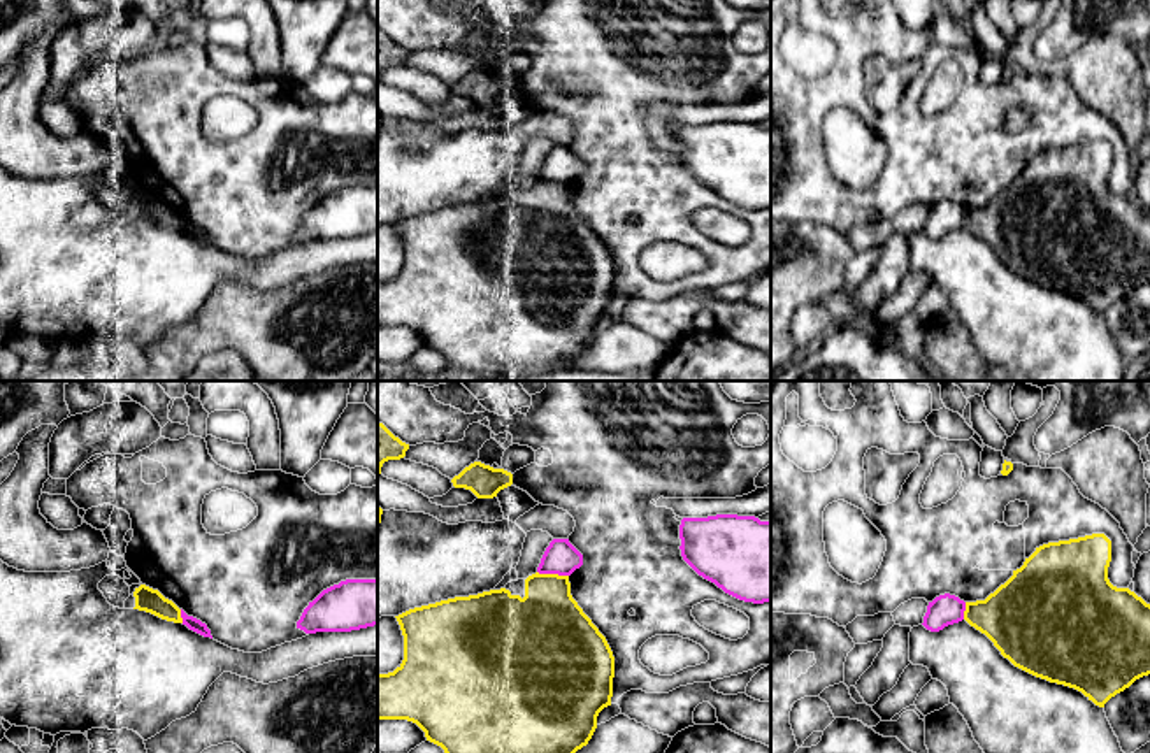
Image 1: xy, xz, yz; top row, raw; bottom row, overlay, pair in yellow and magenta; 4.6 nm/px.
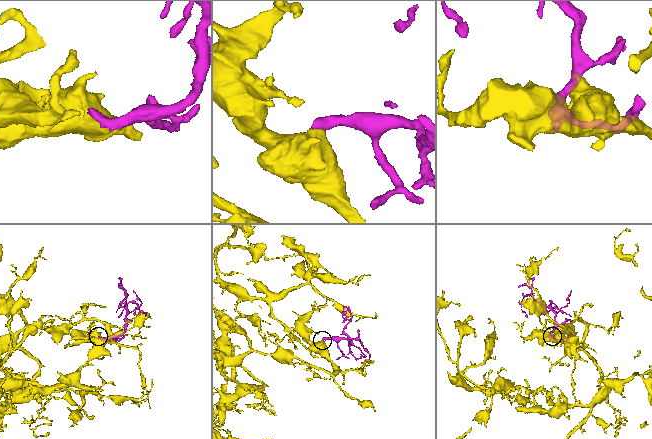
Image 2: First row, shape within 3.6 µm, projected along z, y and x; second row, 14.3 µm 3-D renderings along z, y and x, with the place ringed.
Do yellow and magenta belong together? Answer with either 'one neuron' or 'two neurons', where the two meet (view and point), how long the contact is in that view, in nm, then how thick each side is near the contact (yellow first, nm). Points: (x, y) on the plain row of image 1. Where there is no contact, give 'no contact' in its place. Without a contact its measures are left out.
two neurons | xz (553, 181) | 150 nm | 360/160 nm

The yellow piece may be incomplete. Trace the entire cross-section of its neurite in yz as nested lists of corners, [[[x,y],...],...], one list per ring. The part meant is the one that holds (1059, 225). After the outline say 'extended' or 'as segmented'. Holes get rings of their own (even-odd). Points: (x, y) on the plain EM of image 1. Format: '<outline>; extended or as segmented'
[[[1104,140],[1043,151],[985,207],[966,209],[964,226],[985,240],[1015,274],[1075,295],[1104,314],[1111,304],[1150,281],[1150,211],[1129,195],[1110,190],[1110,169],[1111,147]]]; as segmented

